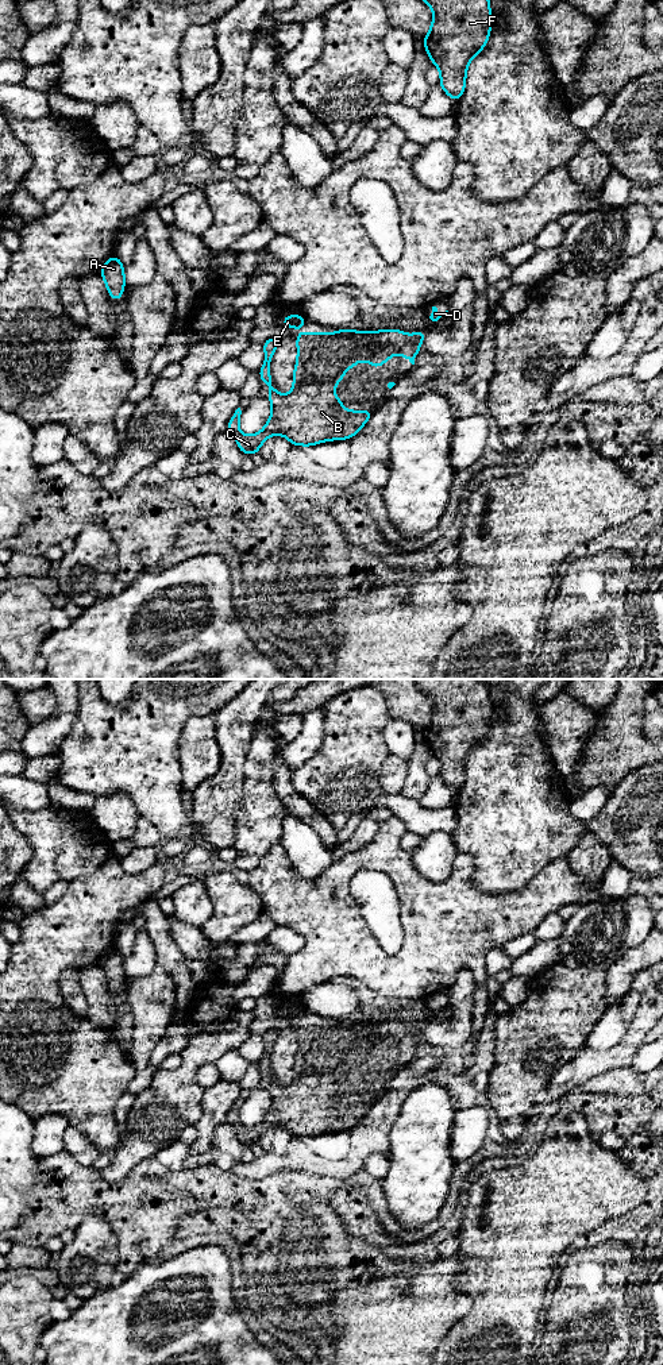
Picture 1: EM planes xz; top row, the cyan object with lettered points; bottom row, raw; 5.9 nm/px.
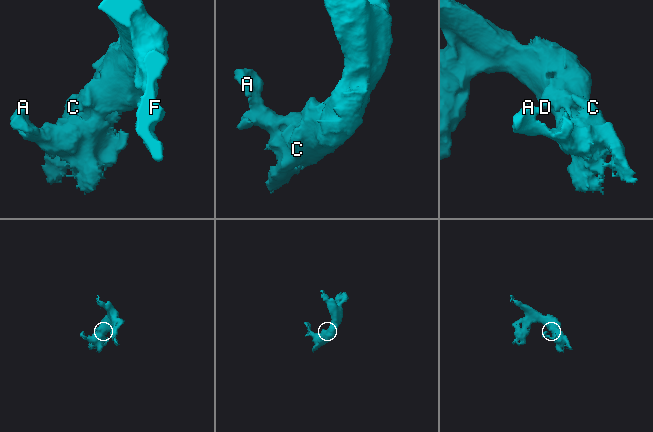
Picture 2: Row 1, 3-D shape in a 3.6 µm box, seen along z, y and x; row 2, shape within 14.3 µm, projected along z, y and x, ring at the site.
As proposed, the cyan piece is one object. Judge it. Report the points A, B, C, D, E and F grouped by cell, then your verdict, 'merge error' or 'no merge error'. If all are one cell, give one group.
A B C D E F | no merge error

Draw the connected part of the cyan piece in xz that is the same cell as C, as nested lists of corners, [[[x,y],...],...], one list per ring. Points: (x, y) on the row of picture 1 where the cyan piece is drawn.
[[[417,328],[415,335],[408,335],[400,329],[381,331],[351,331],[339,329],[332,333],[298,333],[297,362],[293,373],[293,389],[289,394],[280,394],[271,385],[270,362],[280,344],[277,338],[269,338],[262,347],[265,350],[265,362],[259,369],[259,377],[263,385],[269,385],[269,401],[271,404],[271,416],[261,432],[244,435],[239,431],[242,410],[238,408],[227,424],[243,454],[254,455],[259,451],[269,436],[282,435],[293,446],[315,446],[327,440],[344,440],[355,436],[369,421],[374,410],[344,410],[343,401],[335,397],[335,385],[346,375],[347,369],[355,367],[365,359],[371,367],[381,367],[390,356],[406,356],[415,365],[416,354],[421,348],[425,331]]]

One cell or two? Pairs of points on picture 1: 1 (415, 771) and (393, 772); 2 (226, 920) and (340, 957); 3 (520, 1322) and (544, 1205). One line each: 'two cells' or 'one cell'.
1: two cells
2: two cells
3: one cell

